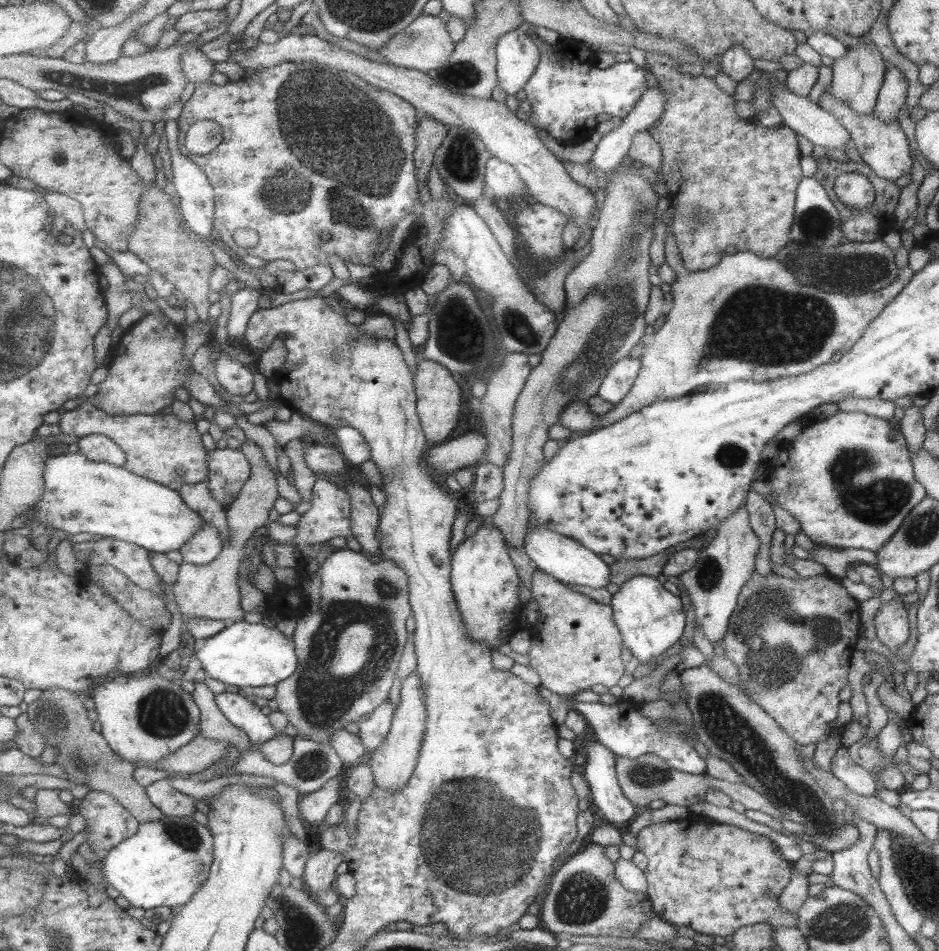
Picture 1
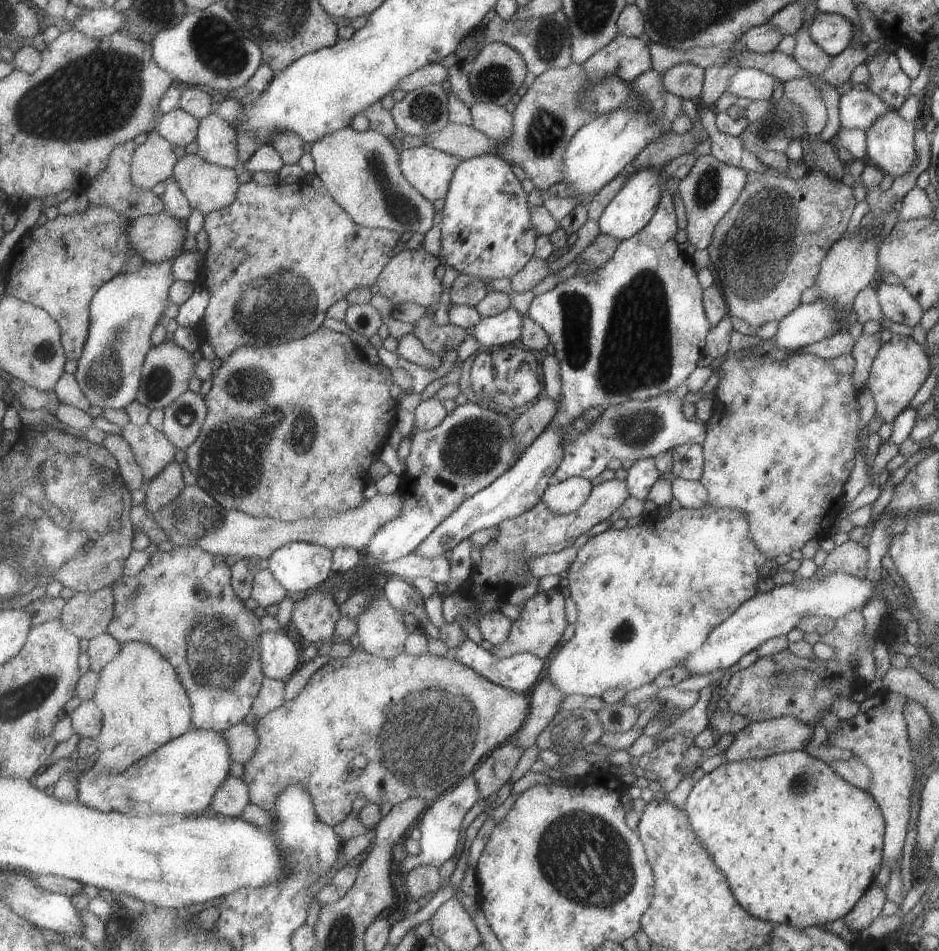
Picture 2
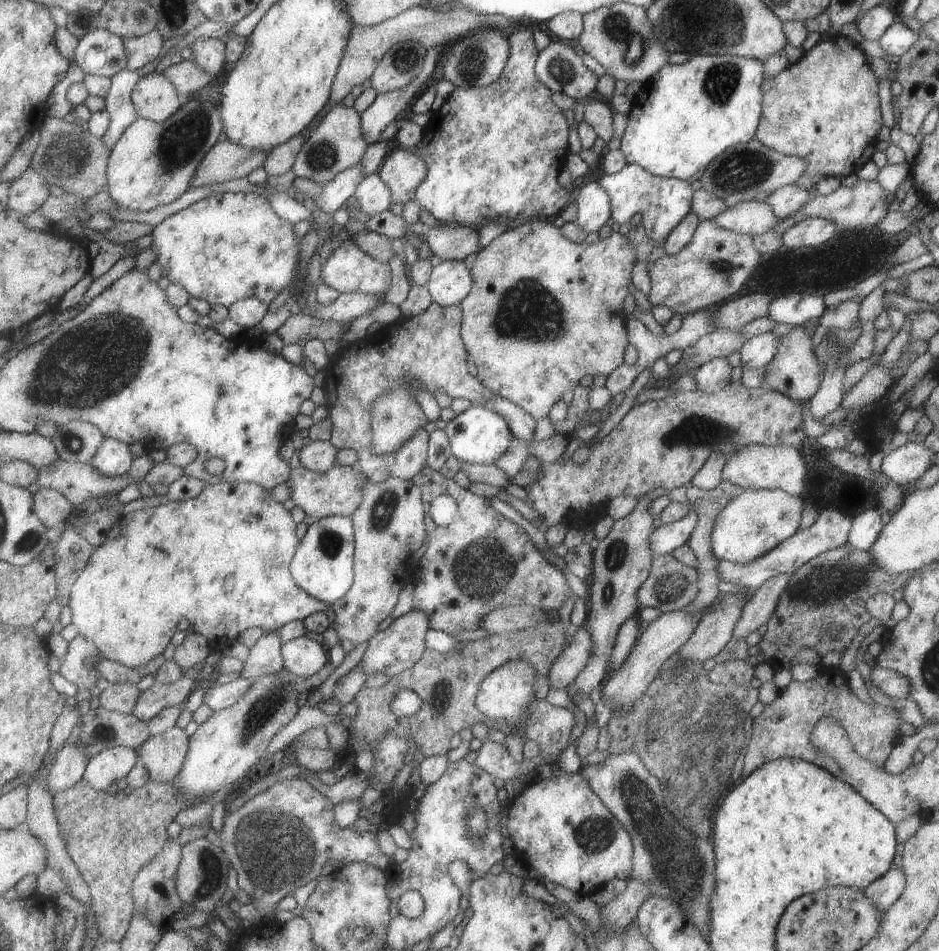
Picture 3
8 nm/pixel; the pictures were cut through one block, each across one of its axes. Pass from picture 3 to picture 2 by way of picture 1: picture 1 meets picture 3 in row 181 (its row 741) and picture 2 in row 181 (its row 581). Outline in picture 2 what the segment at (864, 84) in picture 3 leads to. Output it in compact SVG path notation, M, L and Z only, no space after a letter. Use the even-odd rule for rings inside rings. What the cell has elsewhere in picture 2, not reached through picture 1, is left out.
M770 167L768 168L769 170L762 175L754 172L748 173L749 180L746 187L742 190L736 203L728 210L728 213L714 228L712 242L710 242L707 249L712 261L711 269L714 272L716 285L718 285L718 288L725 298L729 315L745 320L755 329L766 325L768 322L780 321L801 304L800 299L802 292L815 284L815 279L820 271L822 260L828 255L830 248L838 240L842 239L842 235L847 229L850 217L857 204L851 186L846 186L842 181L839 182L833 174L823 174L822 172L811 172L808 170L803 178L794 180L790 178L788 171L780 173Z

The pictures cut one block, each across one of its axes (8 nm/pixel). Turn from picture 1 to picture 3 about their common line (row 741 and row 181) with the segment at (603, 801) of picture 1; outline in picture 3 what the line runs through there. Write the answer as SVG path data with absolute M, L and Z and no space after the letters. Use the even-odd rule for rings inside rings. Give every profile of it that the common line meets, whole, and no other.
M598 180L589 181L578 187L575 197L578 199L578 222L574 226L588 233L599 232L612 214L612 200L608 192Z

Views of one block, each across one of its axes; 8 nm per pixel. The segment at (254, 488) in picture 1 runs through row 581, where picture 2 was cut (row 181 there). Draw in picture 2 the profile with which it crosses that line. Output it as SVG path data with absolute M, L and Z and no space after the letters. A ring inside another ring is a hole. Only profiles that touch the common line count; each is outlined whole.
M198 153L186 155L175 170L175 178L179 181L184 192L186 192L193 207L206 216L221 209L228 209L236 202L242 187L239 174L240 172L236 168L223 168L222 166L207 162Z

